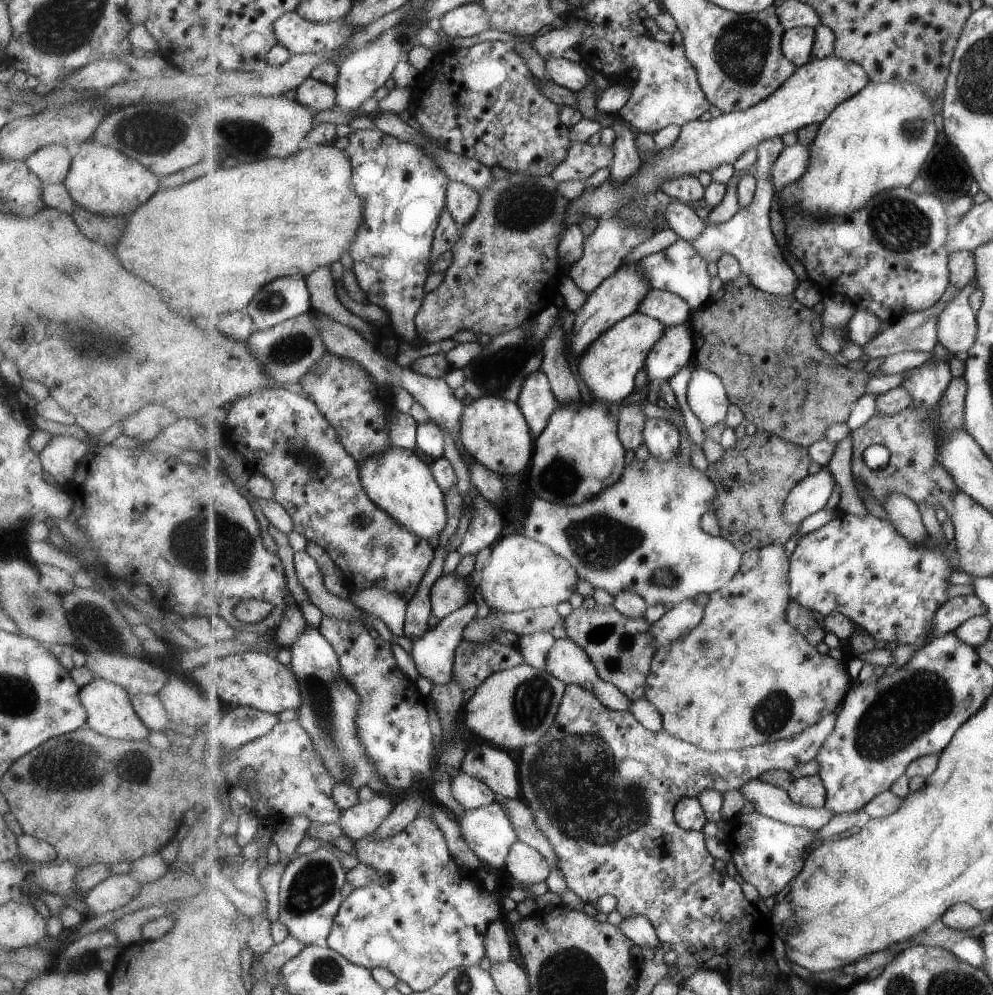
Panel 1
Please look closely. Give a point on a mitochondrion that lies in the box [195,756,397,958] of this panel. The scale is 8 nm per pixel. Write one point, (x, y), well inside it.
(311, 887)

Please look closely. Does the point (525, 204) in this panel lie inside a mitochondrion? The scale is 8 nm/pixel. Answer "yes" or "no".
yes

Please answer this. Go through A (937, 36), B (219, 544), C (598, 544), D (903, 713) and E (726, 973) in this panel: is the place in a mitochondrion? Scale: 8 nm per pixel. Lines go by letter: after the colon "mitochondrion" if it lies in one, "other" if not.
A: other
B: mitochondrion
C: mitochondrion
D: mitochondrion
E: other

